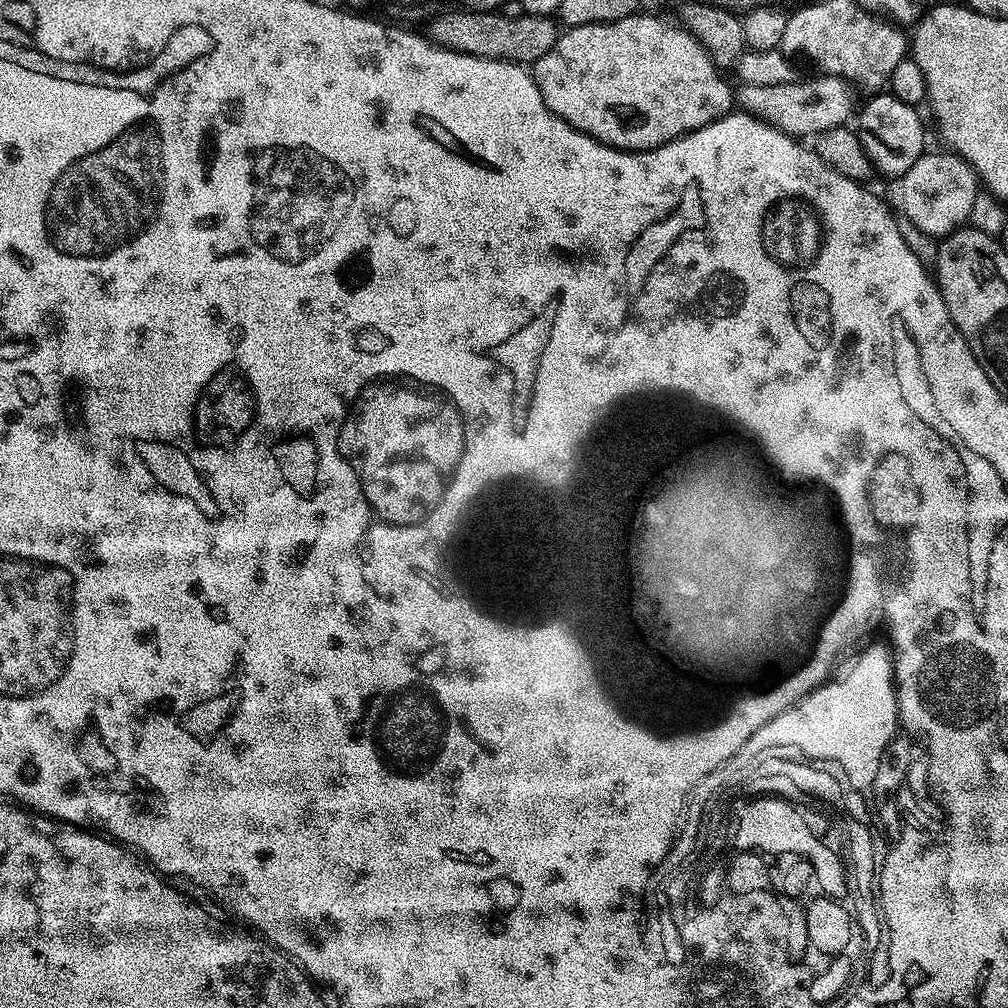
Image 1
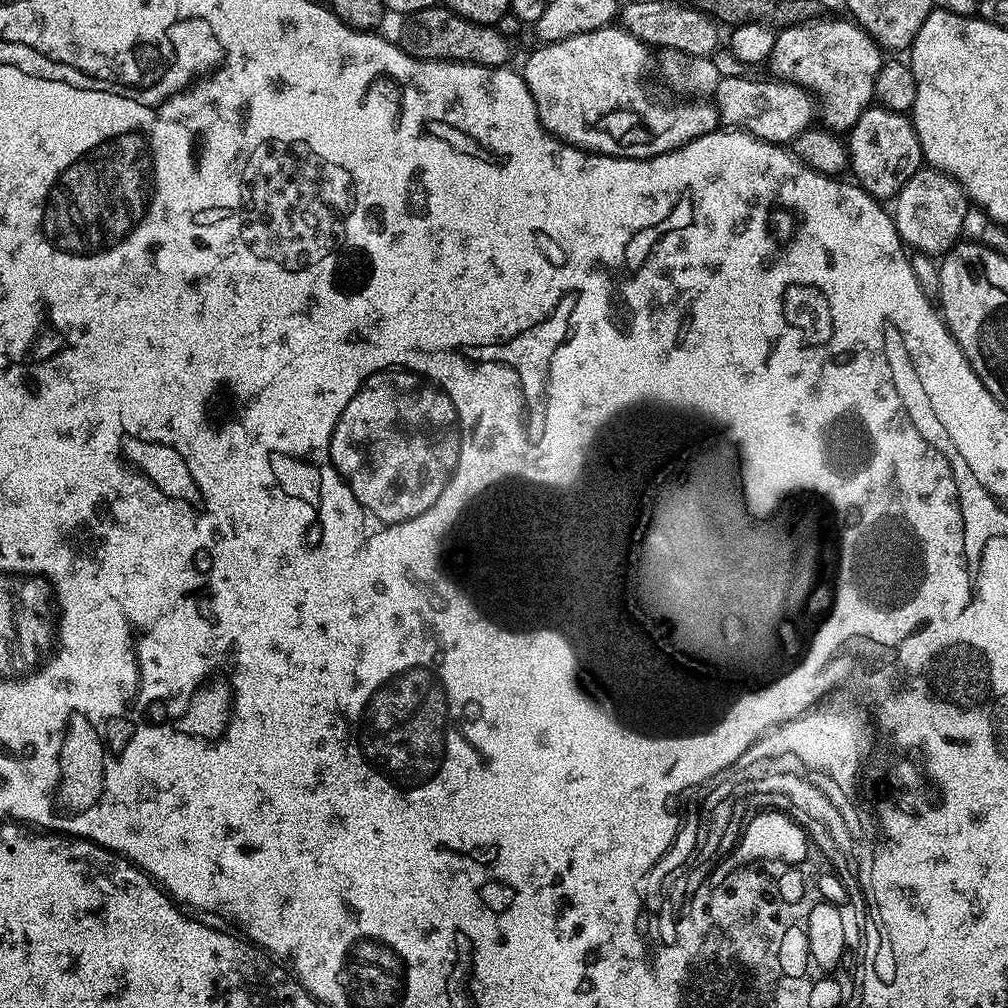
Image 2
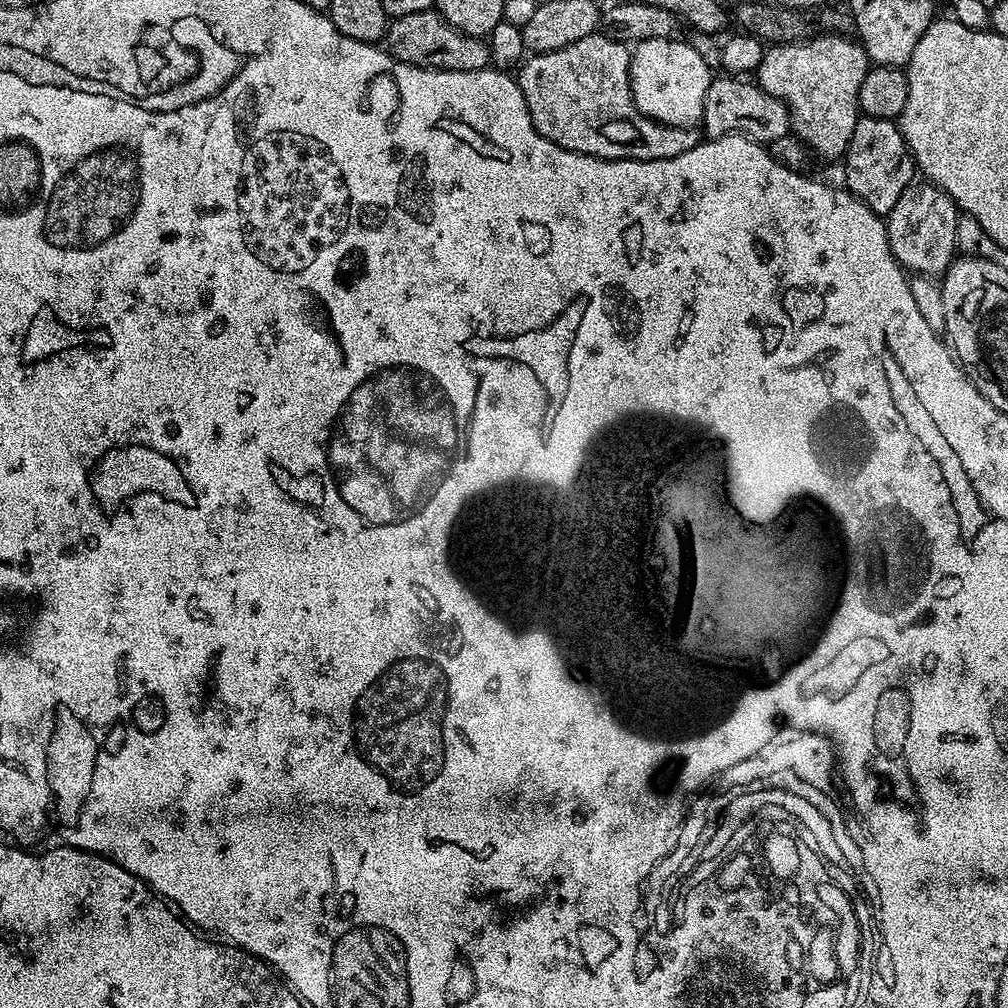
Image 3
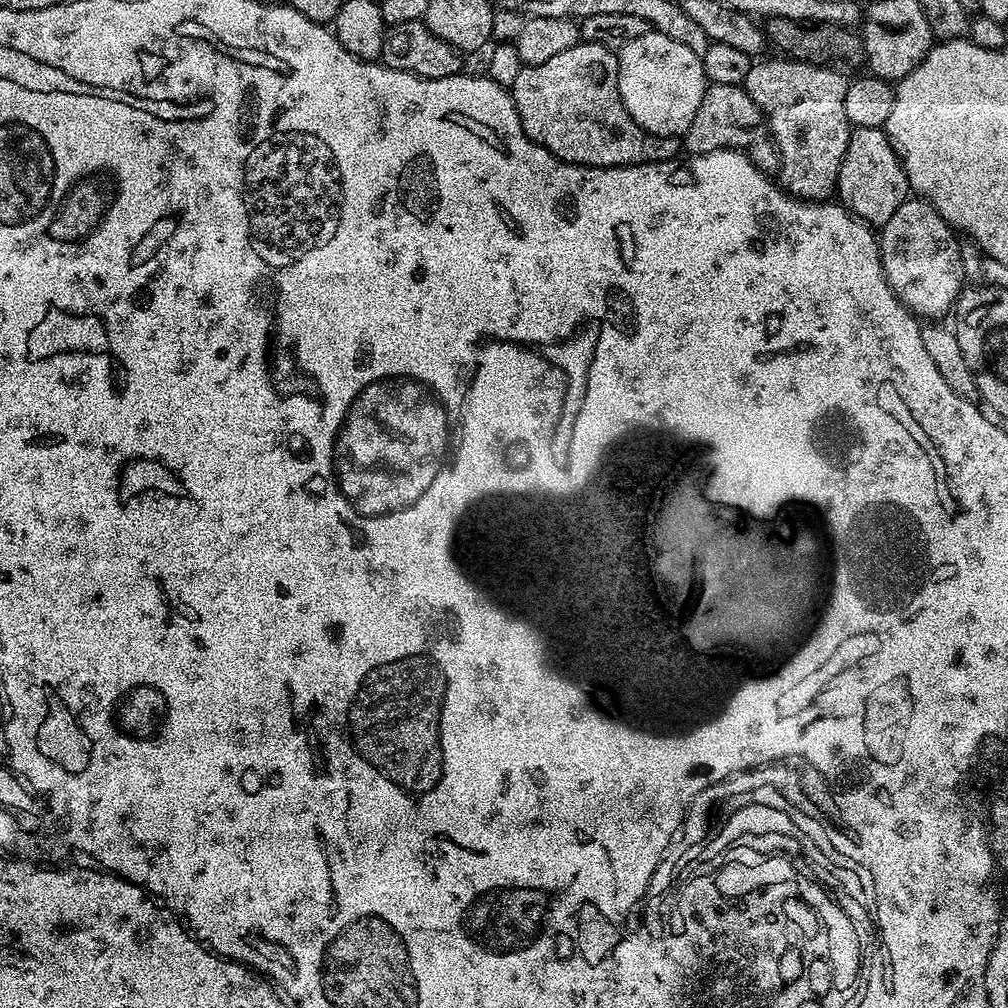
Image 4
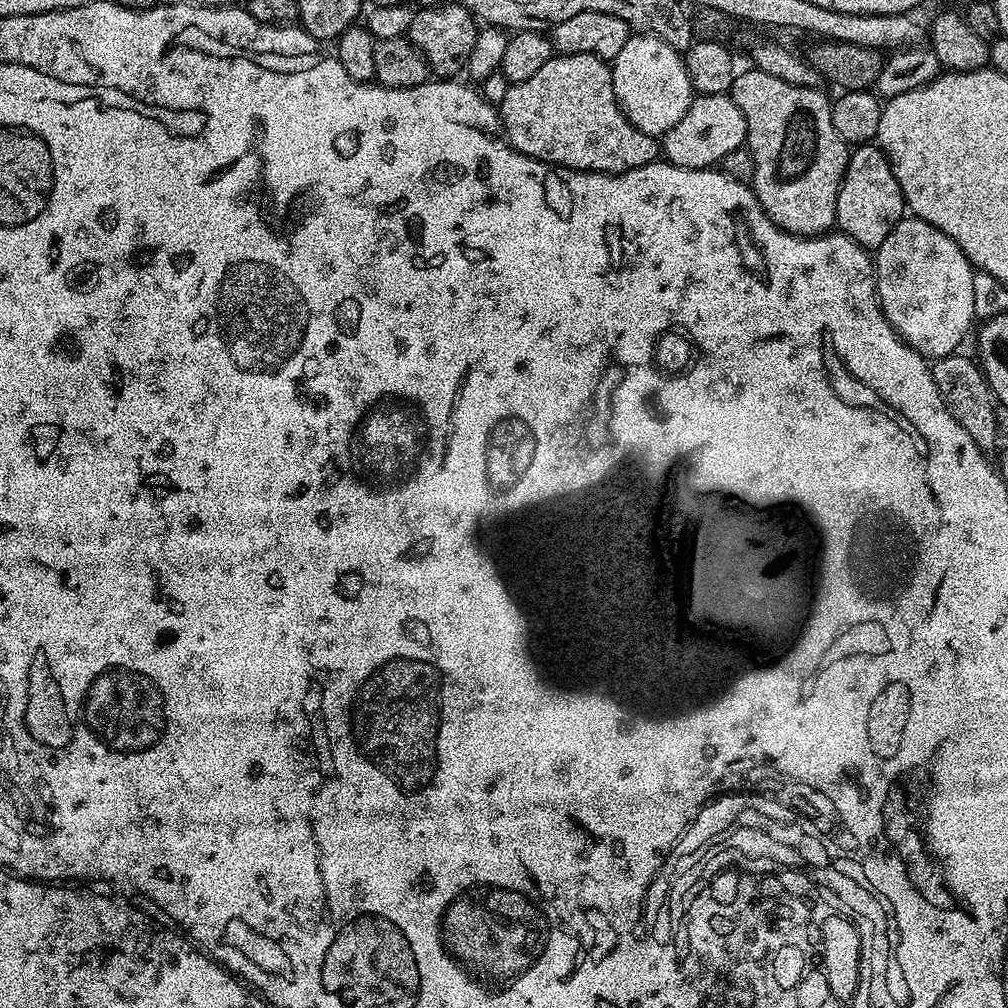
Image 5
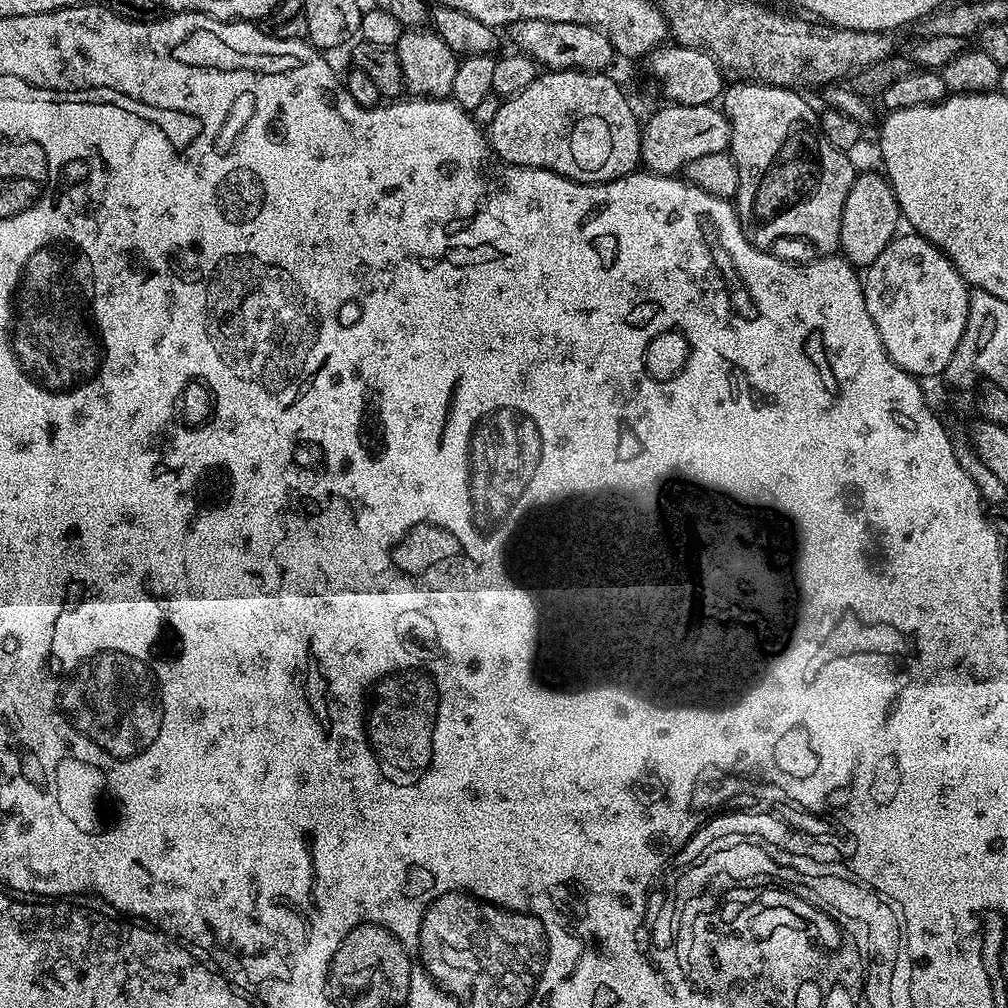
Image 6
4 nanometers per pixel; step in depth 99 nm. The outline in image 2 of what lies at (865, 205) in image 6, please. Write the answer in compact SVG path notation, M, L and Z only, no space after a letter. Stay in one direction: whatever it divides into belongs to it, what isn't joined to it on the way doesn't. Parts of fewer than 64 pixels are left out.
M869 106L858 122L847 133L848 162L855 183L865 192L884 202L910 182L910 178L922 167L920 143L911 119L905 113L892 112L888 108Z

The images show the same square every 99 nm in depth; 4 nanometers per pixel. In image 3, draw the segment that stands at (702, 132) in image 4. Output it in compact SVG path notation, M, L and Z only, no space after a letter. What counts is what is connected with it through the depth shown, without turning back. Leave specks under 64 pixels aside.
M720 74L713 79L709 89L706 90L704 114L702 119L702 132L707 139L717 140L723 136L744 136L747 140L754 140L758 144L769 145L772 141L789 135L790 121L788 118L788 106L778 96L766 94L760 85L749 82L747 79L737 78L732 74Z

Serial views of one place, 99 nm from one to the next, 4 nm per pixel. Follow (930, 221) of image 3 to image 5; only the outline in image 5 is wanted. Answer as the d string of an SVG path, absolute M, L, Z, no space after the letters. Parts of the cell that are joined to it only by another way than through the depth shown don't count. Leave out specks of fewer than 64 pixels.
M915 218L899 220L886 234L886 242L874 250L876 270L876 296L880 299L880 308L890 322L890 326L909 344L918 355L925 358L939 358L953 355L956 348L973 331L972 320L977 319L974 310L974 278L976 272L972 264L962 254L958 242L942 230L930 226L930 222Z

